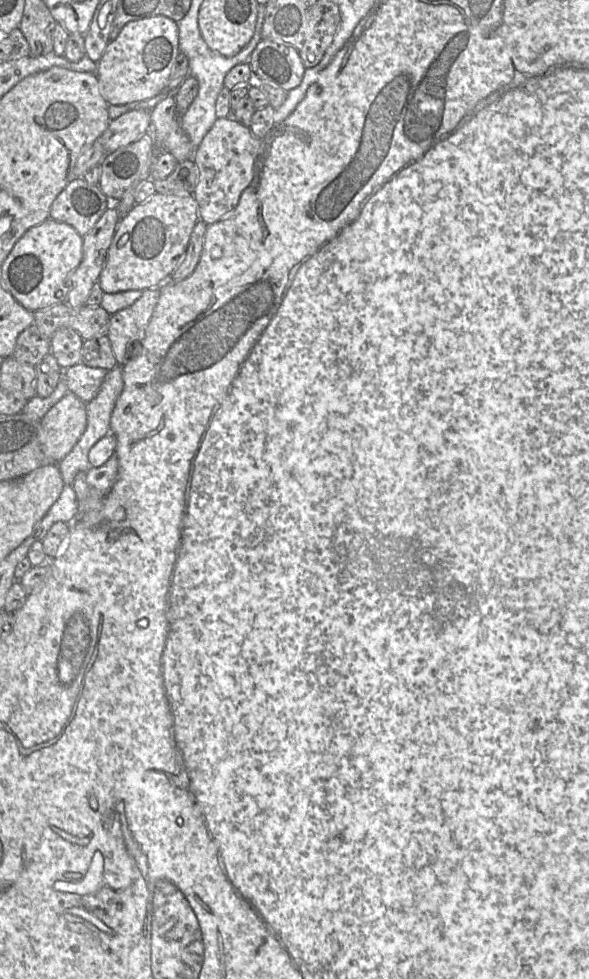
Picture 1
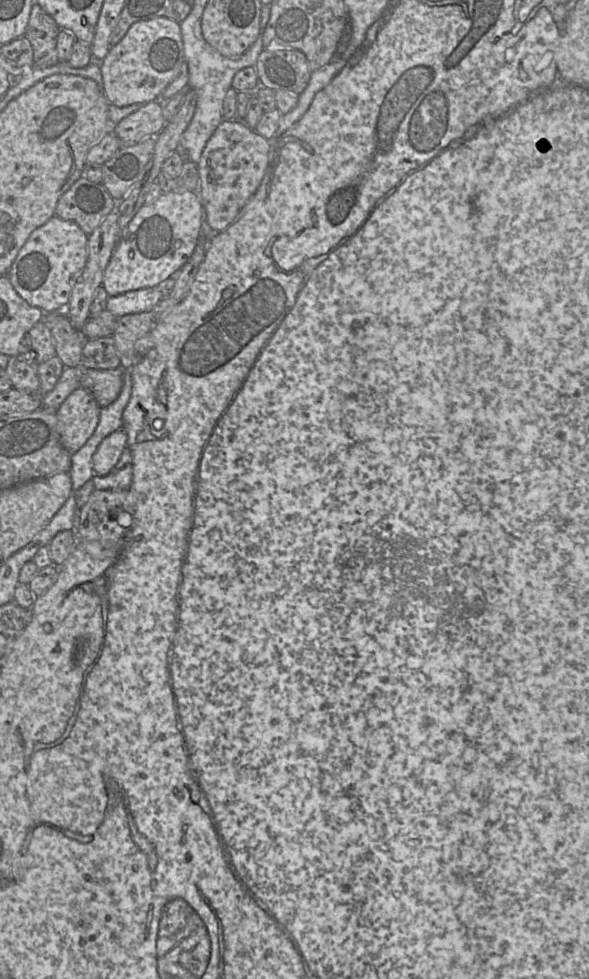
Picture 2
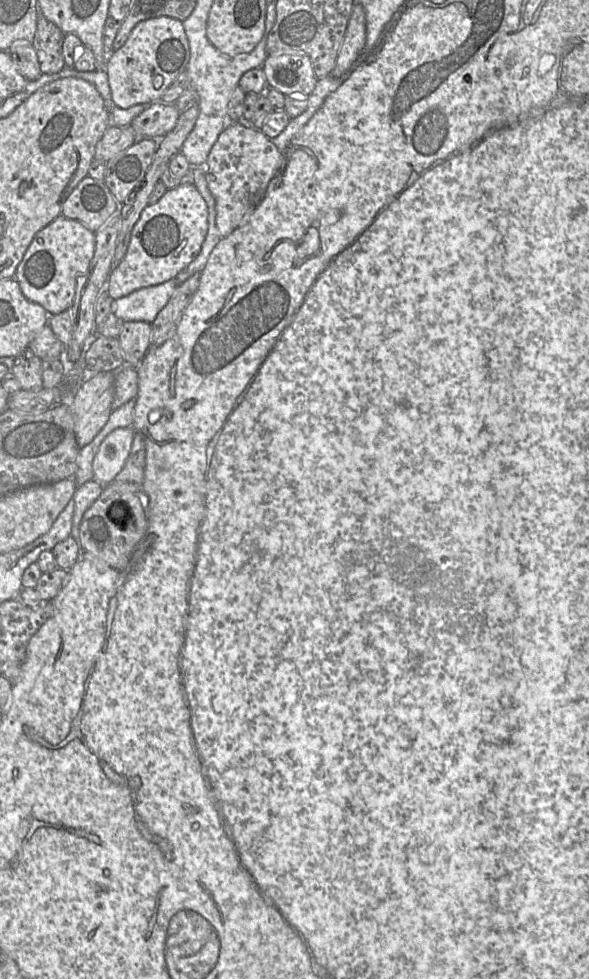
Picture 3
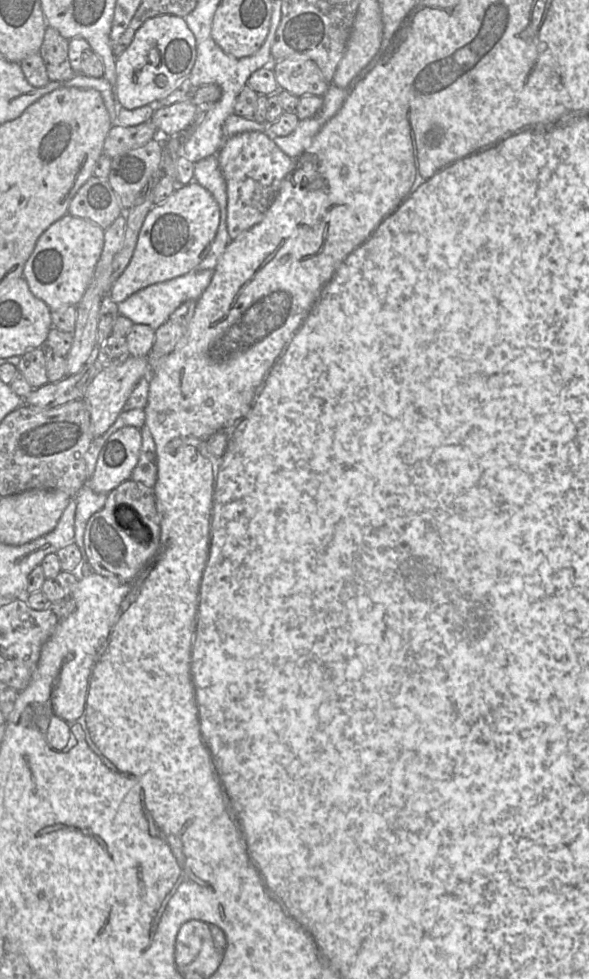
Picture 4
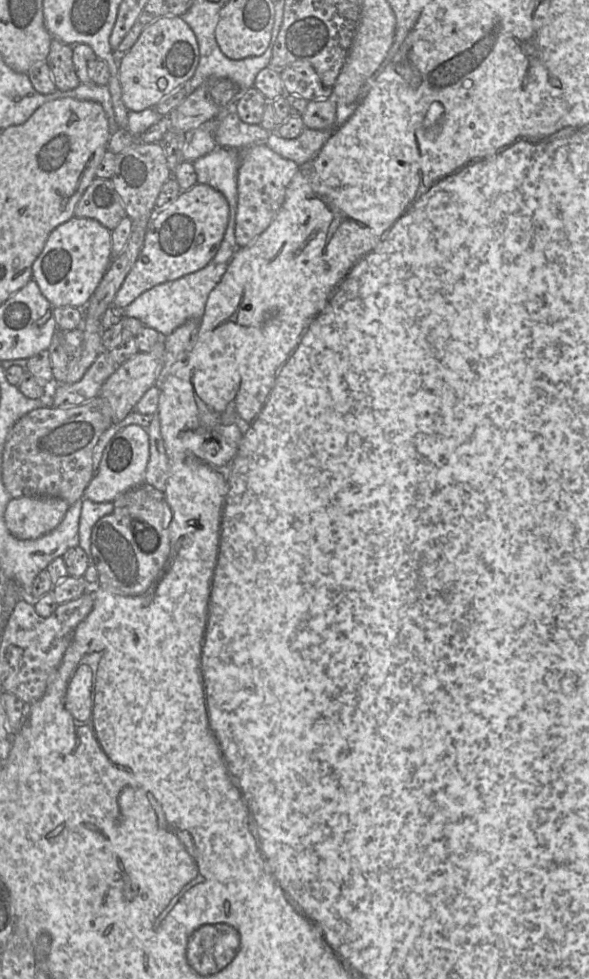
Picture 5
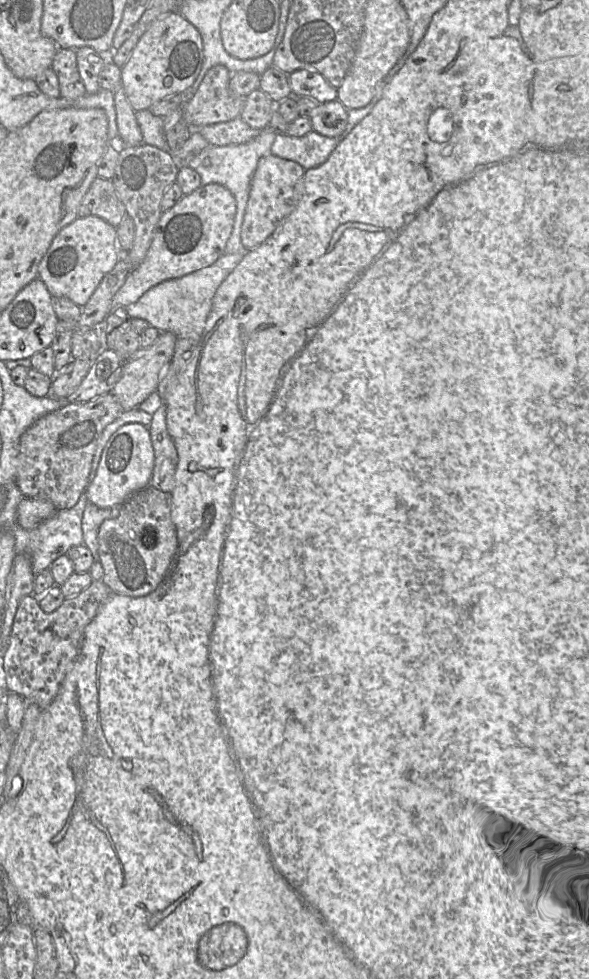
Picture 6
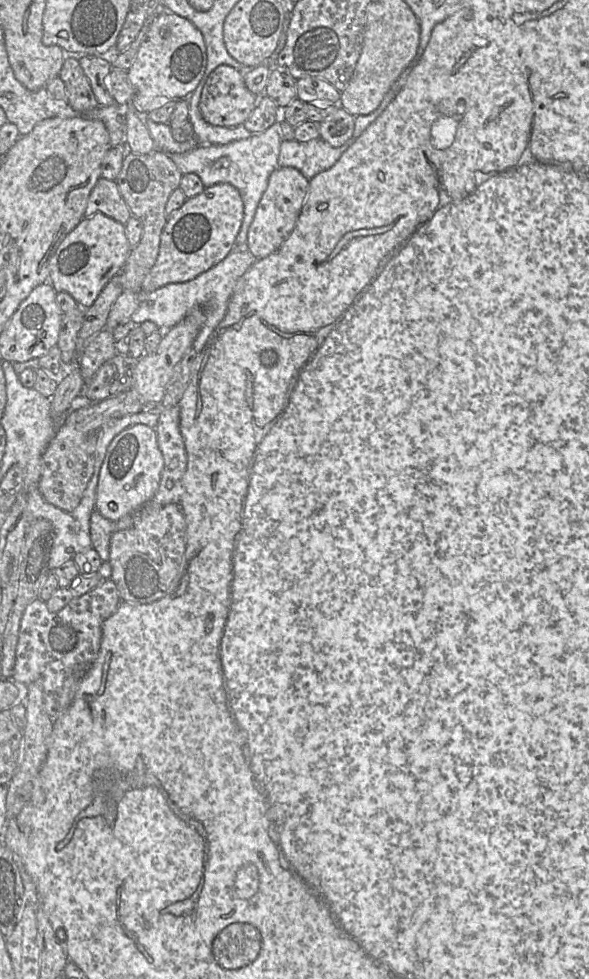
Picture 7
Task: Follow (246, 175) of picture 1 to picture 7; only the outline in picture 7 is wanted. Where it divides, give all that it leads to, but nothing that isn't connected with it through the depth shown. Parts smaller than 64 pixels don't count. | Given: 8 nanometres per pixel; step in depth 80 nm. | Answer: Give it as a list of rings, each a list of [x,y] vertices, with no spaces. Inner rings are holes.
[[[279,166],[268,179],[268,185],[248,229],[246,248],[257,259],[276,252],[293,231],[309,191],[309,180],[296,168]]]

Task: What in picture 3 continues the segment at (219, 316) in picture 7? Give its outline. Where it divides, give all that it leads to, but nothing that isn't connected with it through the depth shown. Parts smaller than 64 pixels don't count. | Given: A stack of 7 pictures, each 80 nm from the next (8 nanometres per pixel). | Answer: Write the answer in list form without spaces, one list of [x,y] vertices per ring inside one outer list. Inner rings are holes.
[[[170,279],[113,299],[112,312],[124,321],[145,321],[152,324],[160,310],[168,303],[177,286],[177,281]]]

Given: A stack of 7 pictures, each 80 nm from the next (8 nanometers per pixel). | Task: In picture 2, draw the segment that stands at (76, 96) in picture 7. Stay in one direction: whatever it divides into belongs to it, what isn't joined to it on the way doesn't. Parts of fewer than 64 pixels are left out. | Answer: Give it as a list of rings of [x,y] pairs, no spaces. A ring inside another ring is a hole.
[[[34,2],[24,36],[32,46],[35,67],[47,68],[59,62],[56,49],[59,31],[54,19]]]

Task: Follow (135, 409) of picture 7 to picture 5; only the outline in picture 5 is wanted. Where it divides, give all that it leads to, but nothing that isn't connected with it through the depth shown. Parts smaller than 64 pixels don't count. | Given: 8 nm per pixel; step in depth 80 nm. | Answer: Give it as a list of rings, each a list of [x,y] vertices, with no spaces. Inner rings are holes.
[[[101,397],[66,408],[43,407],[30,411],[14,424],[5,442],[2,454],[2,482],[7,492],[12,498],[26,495],[57,497],[69,505],[84,498],[85,488],[94,476],[94,447],[111,425],[110,407]]]

